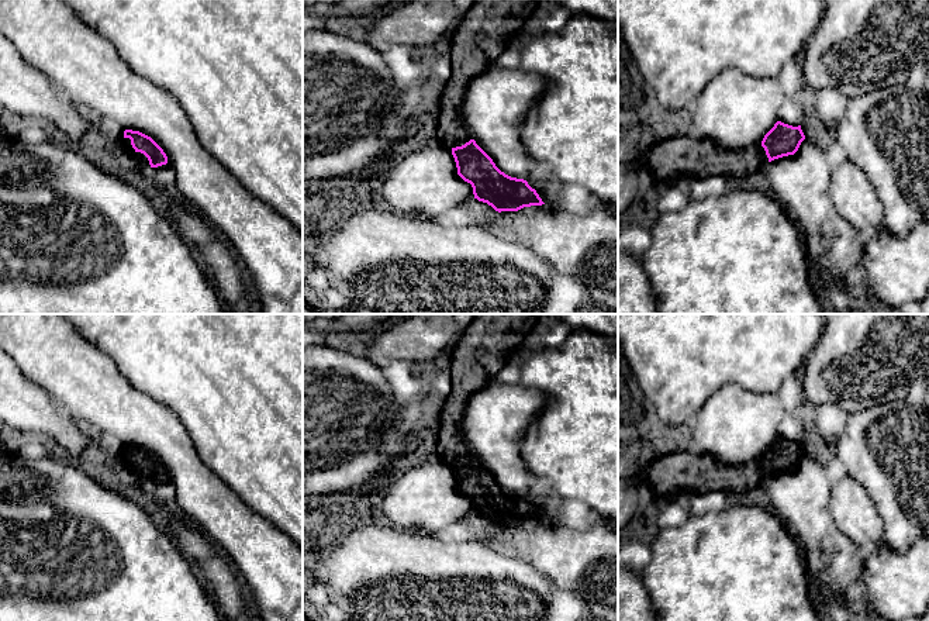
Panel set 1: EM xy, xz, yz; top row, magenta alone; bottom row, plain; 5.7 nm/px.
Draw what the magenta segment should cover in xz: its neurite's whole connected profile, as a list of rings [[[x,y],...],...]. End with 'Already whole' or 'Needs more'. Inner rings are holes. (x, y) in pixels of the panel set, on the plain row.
[[[474,314],[450,349],[450,394],[439,415],[435,459],[452,465],[457,490],[472,500],[474,514],[498,528],[545,518],[526,496],[501,487],[476,459],[463,438],[463,415],[473,394],[494,382],[524,338],[538,331],[538,314]]]. Needs more

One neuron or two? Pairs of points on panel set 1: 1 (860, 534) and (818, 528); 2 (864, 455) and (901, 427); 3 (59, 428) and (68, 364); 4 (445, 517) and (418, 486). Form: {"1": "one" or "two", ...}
{"1": "two", "2": "one", "3": "two", "4": "one"}

